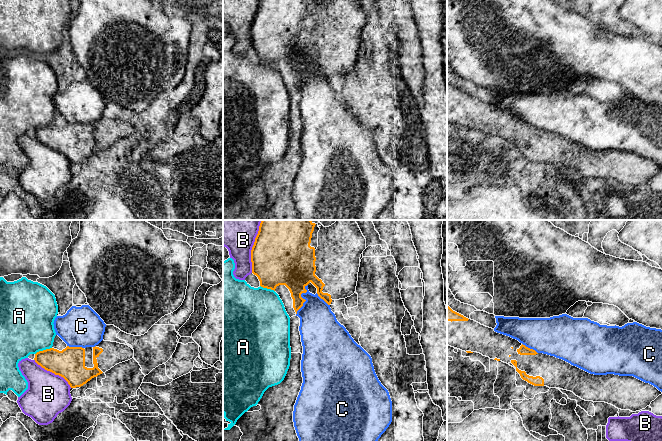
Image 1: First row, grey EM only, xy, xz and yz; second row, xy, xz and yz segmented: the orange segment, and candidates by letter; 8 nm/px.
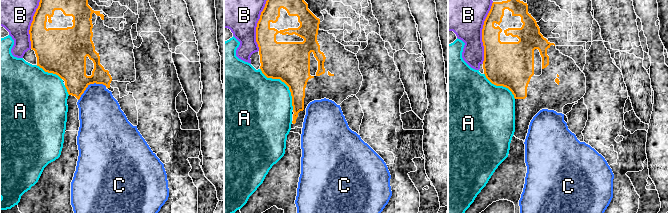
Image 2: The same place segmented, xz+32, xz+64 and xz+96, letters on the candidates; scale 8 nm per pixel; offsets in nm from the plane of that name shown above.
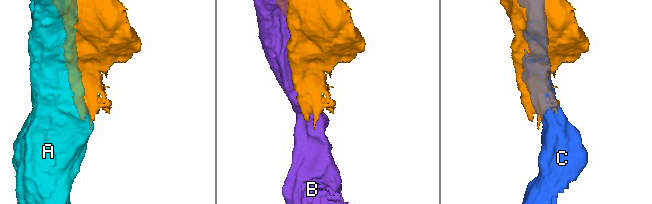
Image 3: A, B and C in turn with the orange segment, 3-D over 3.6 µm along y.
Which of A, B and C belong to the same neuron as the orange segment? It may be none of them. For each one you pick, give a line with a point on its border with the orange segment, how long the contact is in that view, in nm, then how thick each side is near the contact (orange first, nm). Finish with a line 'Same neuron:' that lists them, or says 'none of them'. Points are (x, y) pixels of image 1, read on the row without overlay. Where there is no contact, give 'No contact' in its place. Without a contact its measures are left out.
Same neuron: none of them

